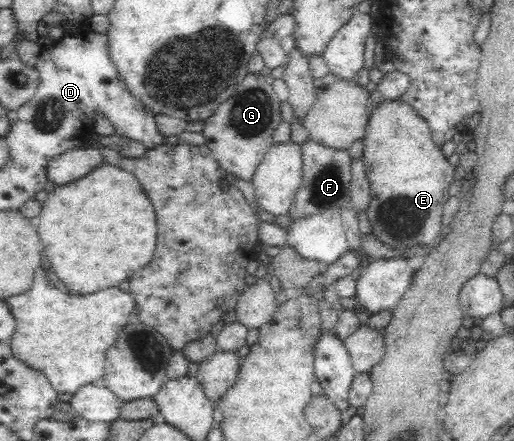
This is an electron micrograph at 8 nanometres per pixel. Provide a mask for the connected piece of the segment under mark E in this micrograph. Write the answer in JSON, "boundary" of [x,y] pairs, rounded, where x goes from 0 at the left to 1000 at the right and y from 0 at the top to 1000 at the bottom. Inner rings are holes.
{"boundary":[[[749,224],[724,247],[708,311],[700,317],[708,329],[702,365],[722,431],[720,469],[710,483],[722,510],[722,528],[759,558],[782,562],[817,549],[837,551],[856,528],[858,497],[866,490],[864,467],[877,447],[874,426],[885,410],[885,379],[875,374],[839,302],[829,270],[792,229]]]}

